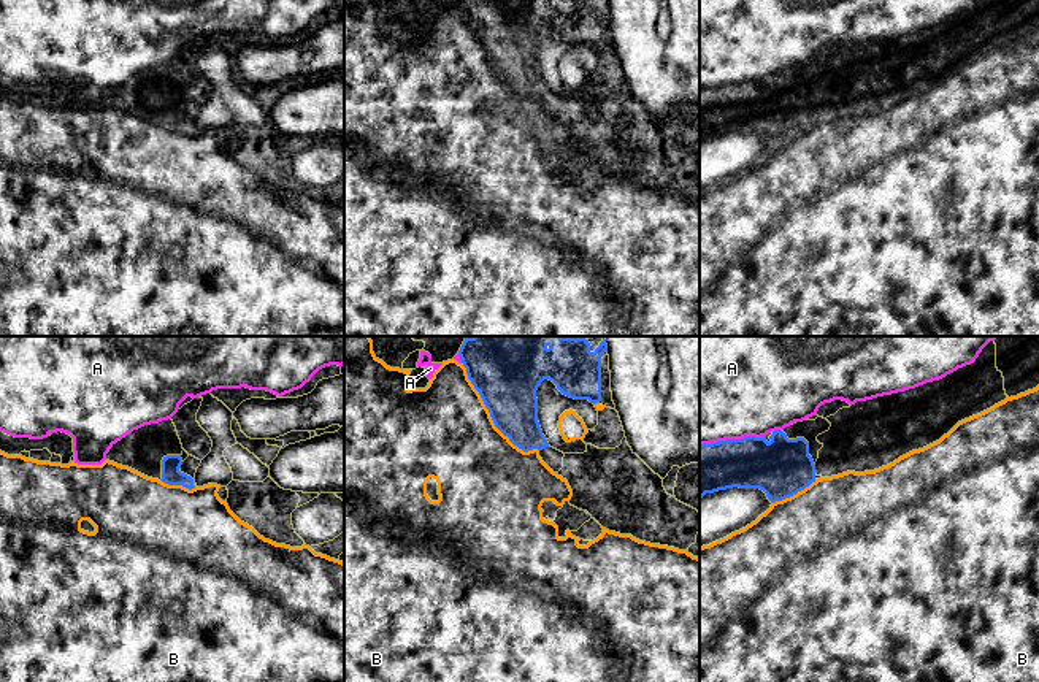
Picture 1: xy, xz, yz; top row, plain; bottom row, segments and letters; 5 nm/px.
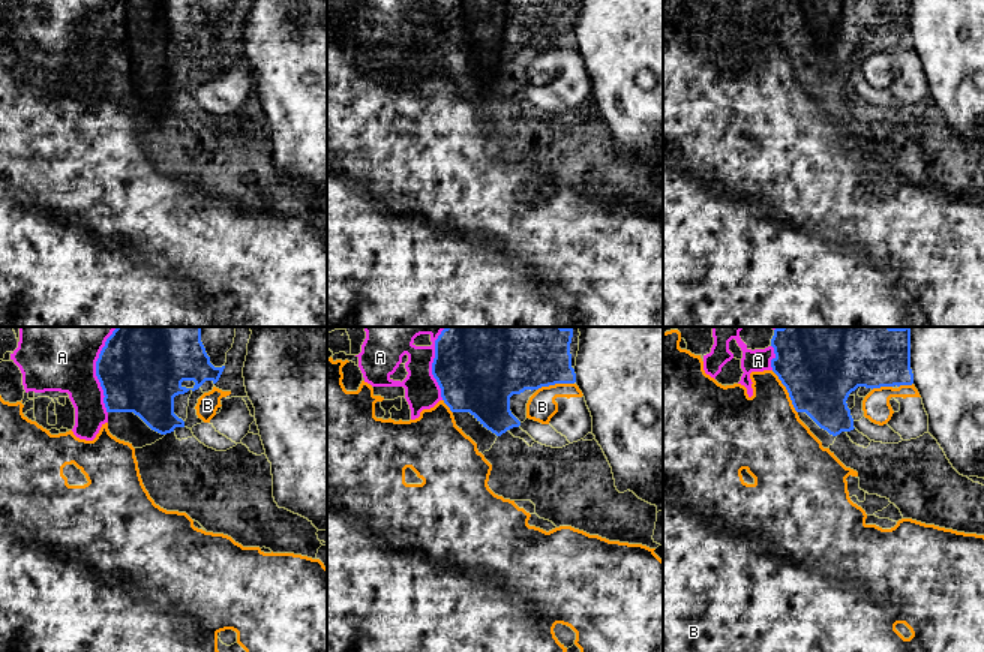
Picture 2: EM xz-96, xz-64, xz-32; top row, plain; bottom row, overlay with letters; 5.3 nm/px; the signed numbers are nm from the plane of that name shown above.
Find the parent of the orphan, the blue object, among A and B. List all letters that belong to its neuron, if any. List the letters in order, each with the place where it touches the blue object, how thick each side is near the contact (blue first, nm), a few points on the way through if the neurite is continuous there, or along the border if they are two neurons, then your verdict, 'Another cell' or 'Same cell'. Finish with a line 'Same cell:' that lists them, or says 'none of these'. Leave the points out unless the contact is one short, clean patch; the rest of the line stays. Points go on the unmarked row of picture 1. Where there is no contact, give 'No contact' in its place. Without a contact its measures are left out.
A: Touches blue at yz (732, 84). Thickness 260 nm (blue) against 440 nm. Another cell
B: Touches blue at xz (490, 61). Thickness 300 nm (blue) against 480 nm. Another cell
Same cell: none of these

